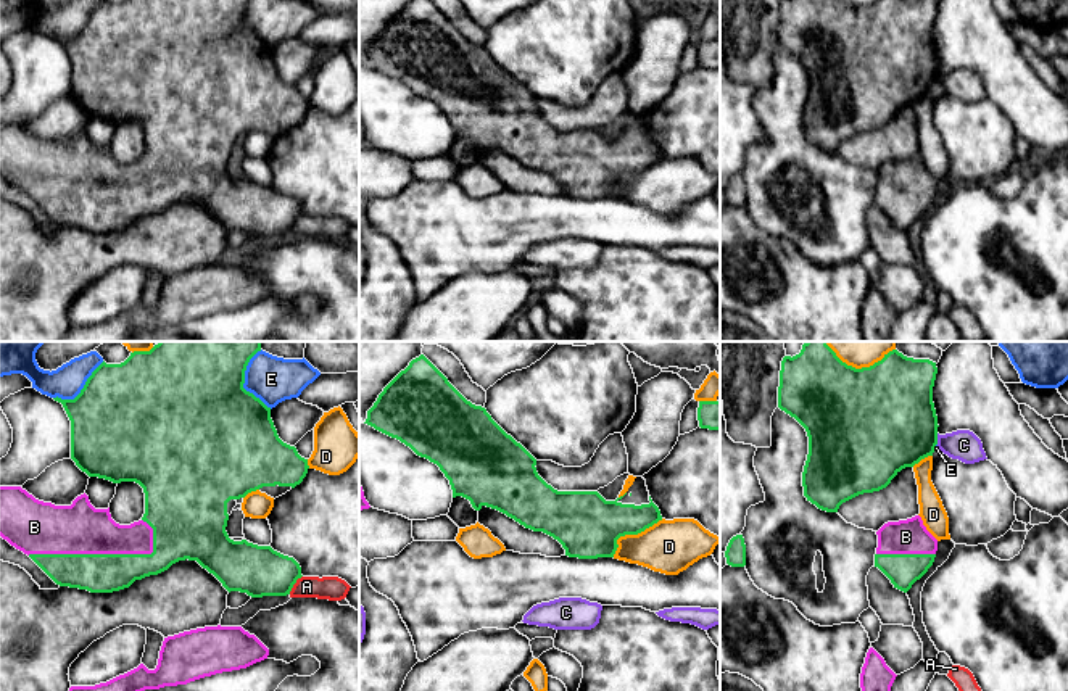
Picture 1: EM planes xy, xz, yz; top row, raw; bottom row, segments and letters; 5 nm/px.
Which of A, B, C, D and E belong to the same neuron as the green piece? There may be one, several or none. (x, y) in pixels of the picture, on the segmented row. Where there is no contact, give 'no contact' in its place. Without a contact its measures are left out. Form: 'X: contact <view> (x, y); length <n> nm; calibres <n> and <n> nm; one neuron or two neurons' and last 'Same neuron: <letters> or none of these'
A: contact xy (293, 583); length 120 nm; calibres 260 and 120 nm; two neurons
B: contact xy (100, 554); length 650 nm; calibres 190 and 260 nm; one neuron
C: contact yz (936, 438); length 60 nm; calibres 480 and 160 nm; two neurons
D: contact xz (632, 533); length 320 nm; calibres 320 and 280 nm; two neurons
E: contact xy (244, 382); length 300 nm; calibres 500 and 240 nm; two neurons
Same neuron: B

